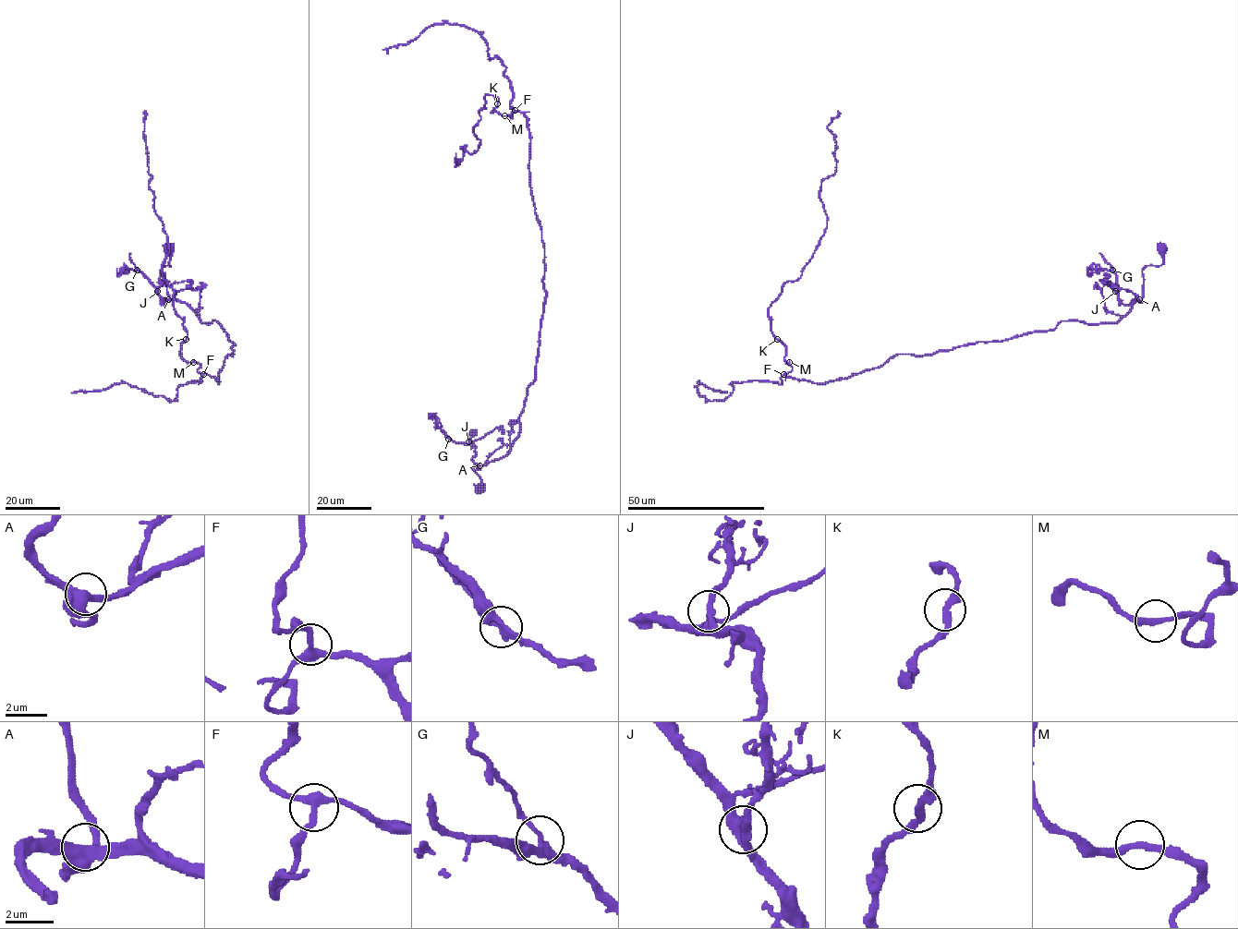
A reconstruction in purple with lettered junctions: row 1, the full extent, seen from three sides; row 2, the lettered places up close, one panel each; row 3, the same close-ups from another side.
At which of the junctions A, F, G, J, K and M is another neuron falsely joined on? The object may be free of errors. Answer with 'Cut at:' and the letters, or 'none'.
Cut at: none

